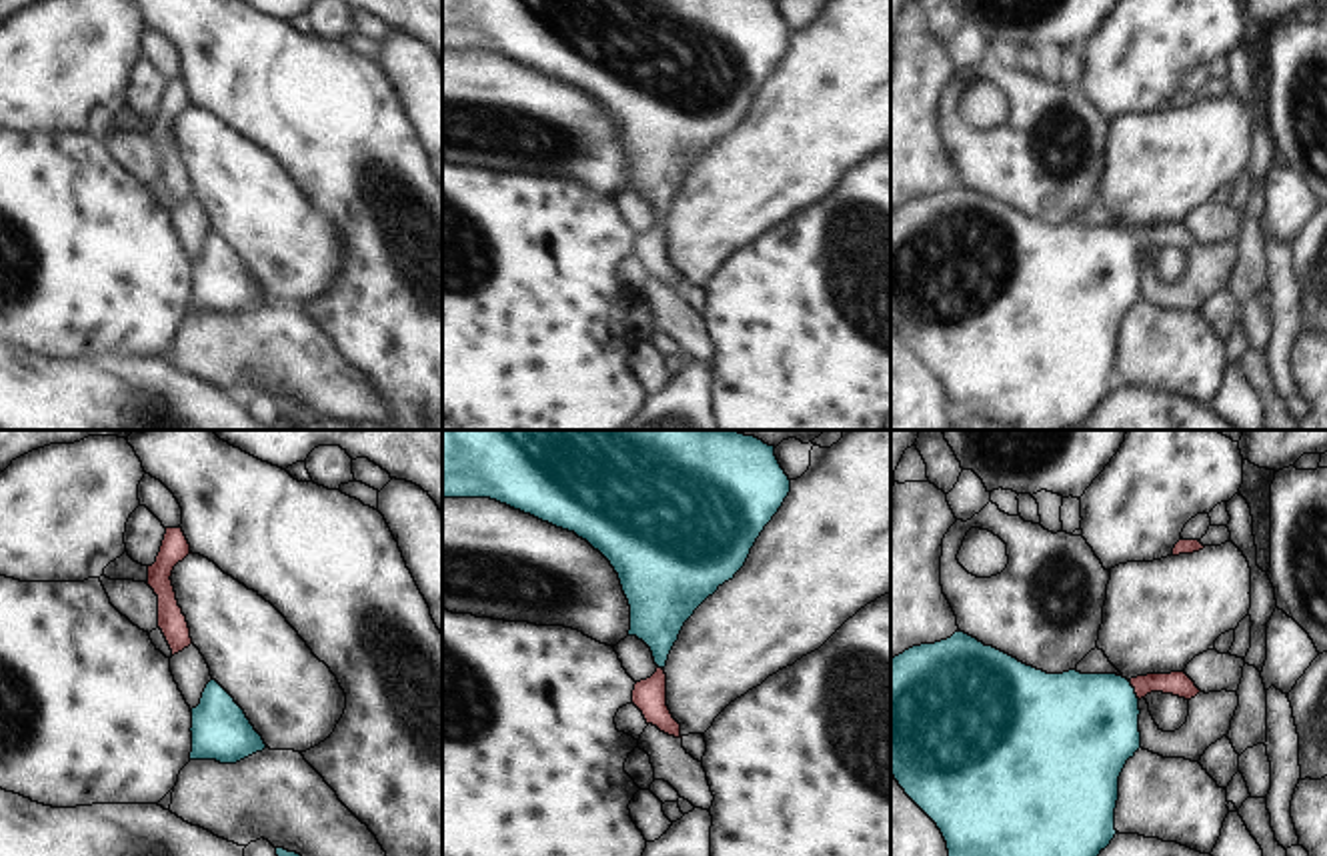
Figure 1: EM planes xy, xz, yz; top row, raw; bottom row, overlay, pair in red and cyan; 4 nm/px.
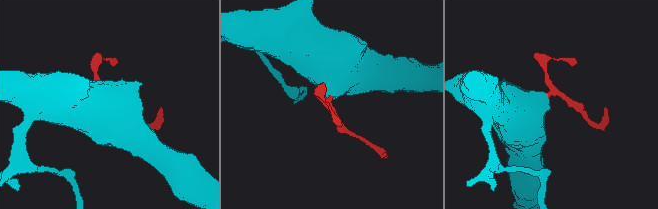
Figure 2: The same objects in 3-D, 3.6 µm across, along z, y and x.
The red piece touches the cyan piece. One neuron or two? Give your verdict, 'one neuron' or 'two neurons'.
one neuron

